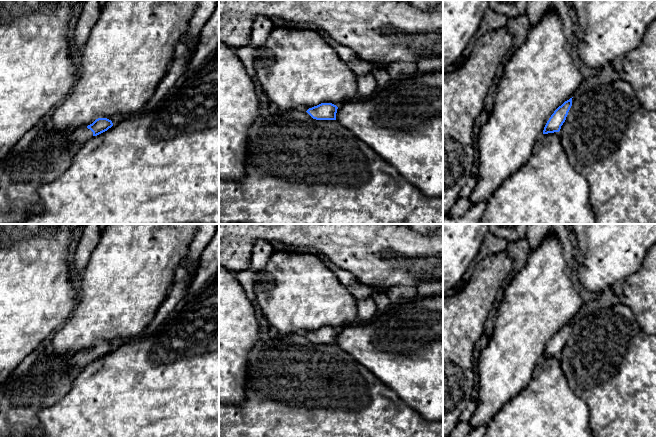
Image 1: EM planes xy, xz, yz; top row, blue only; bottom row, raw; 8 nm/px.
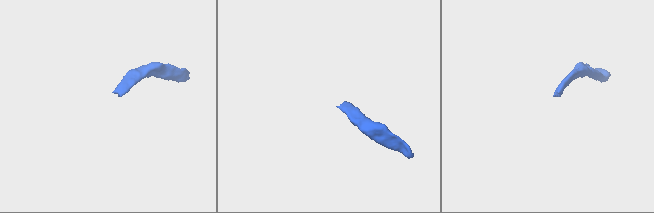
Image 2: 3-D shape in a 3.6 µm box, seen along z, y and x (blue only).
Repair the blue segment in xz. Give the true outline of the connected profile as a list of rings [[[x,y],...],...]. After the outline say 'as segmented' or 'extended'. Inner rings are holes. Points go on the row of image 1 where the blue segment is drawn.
[[[321,103],[306,112],[316,120],[336,120],[338,107],[332,103]]]; as segmented

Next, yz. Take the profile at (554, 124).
[[[572,98],[559,106],[547,121],[543,134],[559,132],[572,106]]]; as segmented

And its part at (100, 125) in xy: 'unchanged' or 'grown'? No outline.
grown

